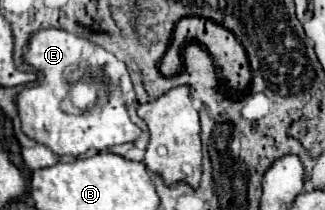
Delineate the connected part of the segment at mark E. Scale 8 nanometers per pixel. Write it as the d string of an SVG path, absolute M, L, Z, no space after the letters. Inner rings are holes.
M52 28L52 30L40 30L28 46L28 52L24 54L24 60L34 66L40 74L42 80L36 86L24 88L16 102L18 102L18 112L22 120L22 130L26 136L32 140L48 146L56 154L64 156L82 156L88 150L106 150L108 146L114 144L124 144L124 142L134 142L140 136L140 128L130 120L126 104L134 102L134 88L128 76L128 70L124 62L120 62L114 54L104 50L98 44L92 44L86 38L78 38L74 34L68 34L64 30ZM98 64L98 68L104 70L104 74L114 80L114 96L98 108L92 110L78 110L68 106L66 96L70 90L70 74L82 66Z

